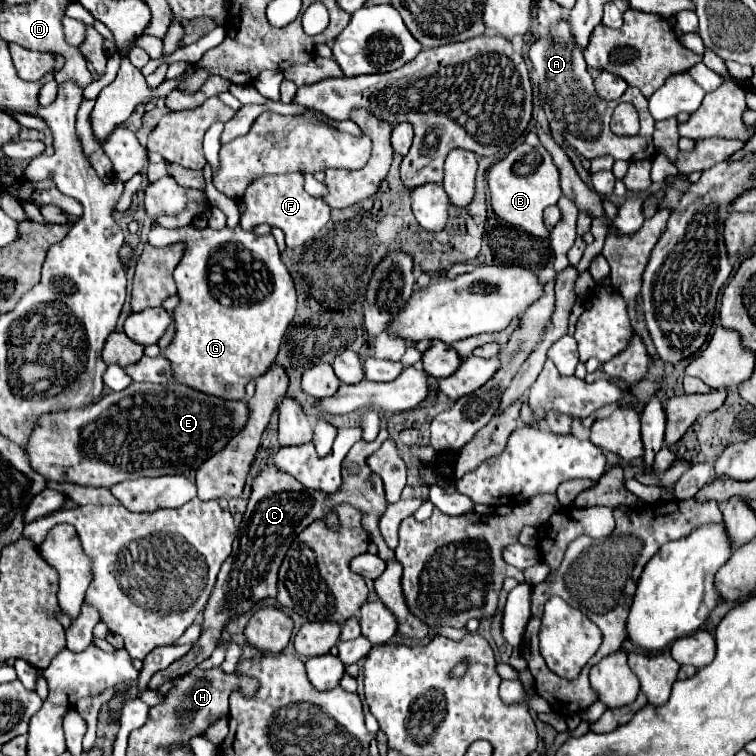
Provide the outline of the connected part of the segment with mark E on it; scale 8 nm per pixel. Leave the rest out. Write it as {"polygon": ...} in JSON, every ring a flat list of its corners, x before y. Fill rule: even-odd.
{"polygon":[[132,382,126,390,110,392,88,408,54,412,40,418,38,426,30,436,28,456,32,468,48,480,72,482,80,486,112,486,142,476,190,474,200,464,204,464,212,454,220,452,242,430,244,422,248,422,246,402,212,398,180,382,156,386]]}

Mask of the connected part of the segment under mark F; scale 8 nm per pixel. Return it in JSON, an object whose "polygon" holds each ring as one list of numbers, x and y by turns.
{"polygon":[[300,172,292,174,264,174,264,178,256,178,252,186,244,192,244,212,240,218,242,230,252,232,258,224,270,224,284,232,286,246,298,248,304,246,304,242,312,240,328,222,332,208,314,196,310,196,304,190,304,176]]}

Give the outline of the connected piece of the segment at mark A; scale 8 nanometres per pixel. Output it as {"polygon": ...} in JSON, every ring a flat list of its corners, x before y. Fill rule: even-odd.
{"polygon":[[564,20,556,28,548,30,548,36,542,36,540,40,536,40,532,44,530,60,532,60,534,72,538,76,538,86,540,86,540,94,546,104,546,110,550,110,554,114,556,124,560,122,566,142,572,144,584,158,594,160,598,156,612,156,614,160,626,160,626,162,652,158,650,142,652,142,654,118,648,112,648,100,636,88,628,88,622,94,622,98,616,100,616,104,632,102,636,106,636,110,640,110,640,124,642,124,642,130,636,136,616,136,610,130,610,118,612,118,616,104,604,102,596,96,592,78,586,70,582,50,574,44,568,24]]}

